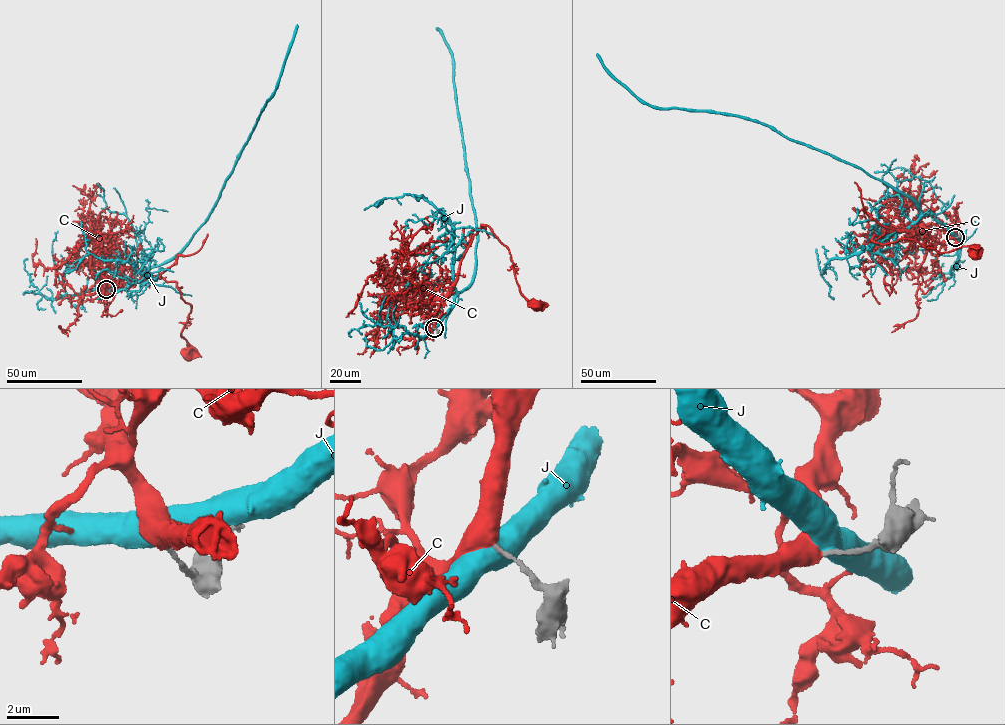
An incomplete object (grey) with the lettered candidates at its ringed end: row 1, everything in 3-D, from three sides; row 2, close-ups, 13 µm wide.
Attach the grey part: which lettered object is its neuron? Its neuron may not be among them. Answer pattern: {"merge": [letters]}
{"merge": ["C"]}

